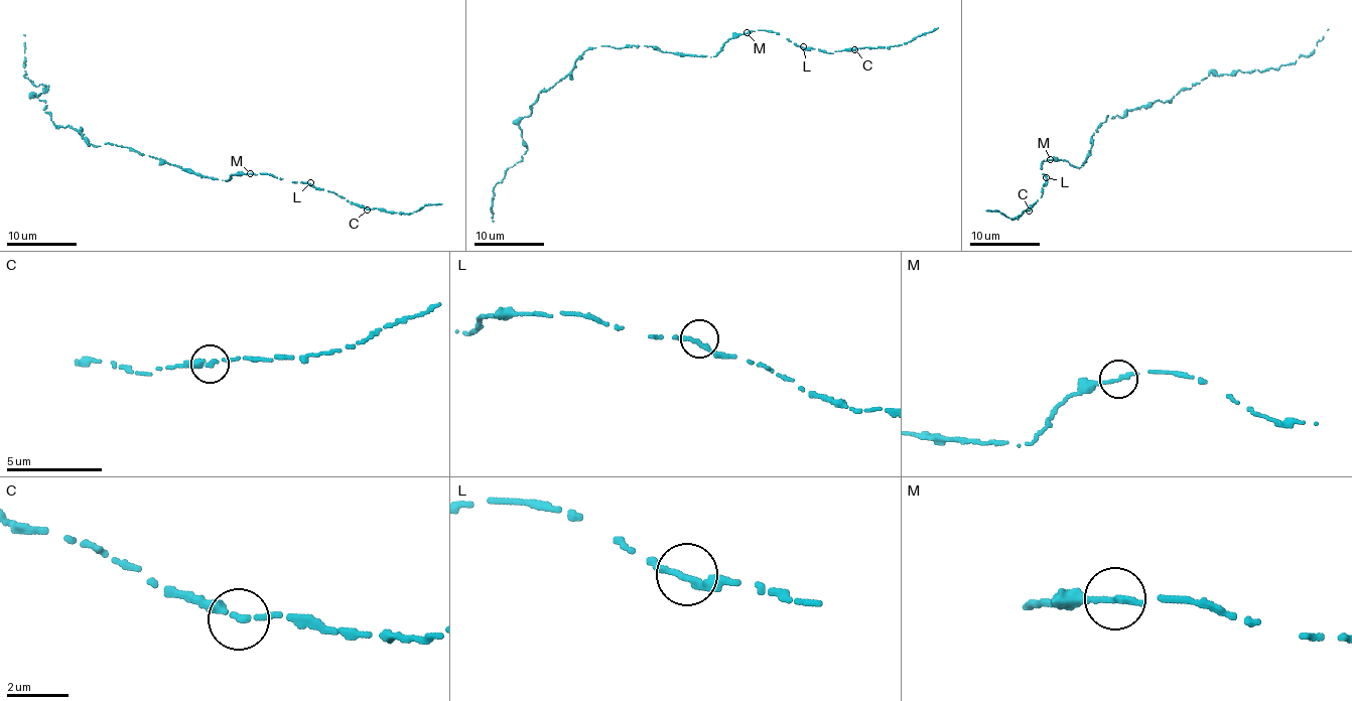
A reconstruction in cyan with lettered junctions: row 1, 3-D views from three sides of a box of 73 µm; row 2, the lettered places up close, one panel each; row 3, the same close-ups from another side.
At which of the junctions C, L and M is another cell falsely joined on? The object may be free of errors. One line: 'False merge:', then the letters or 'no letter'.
False merge: no letter

